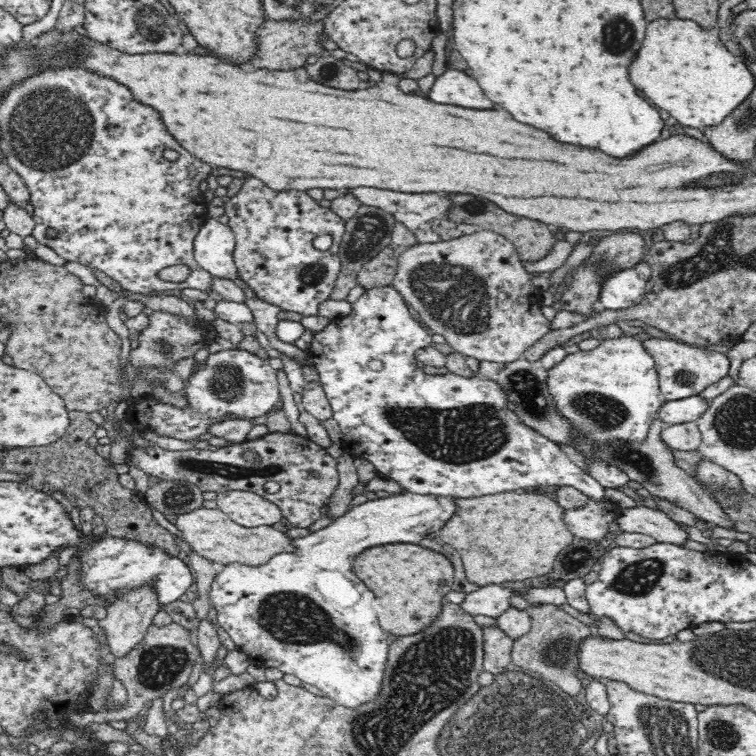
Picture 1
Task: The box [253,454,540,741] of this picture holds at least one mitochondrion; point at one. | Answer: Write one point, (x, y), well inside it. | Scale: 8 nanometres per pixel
(280, 614)

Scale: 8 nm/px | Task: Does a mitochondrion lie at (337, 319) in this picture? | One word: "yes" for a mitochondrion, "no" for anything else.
no

